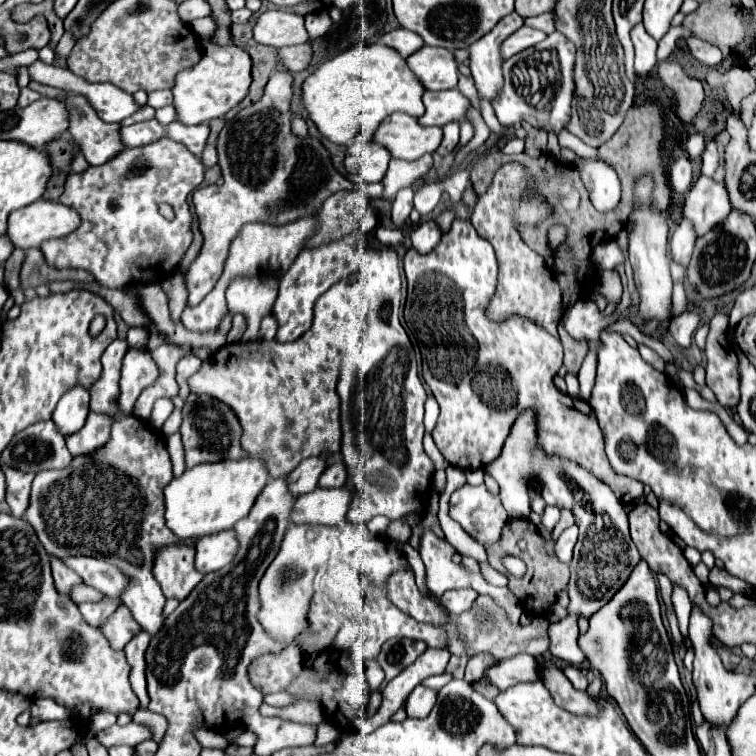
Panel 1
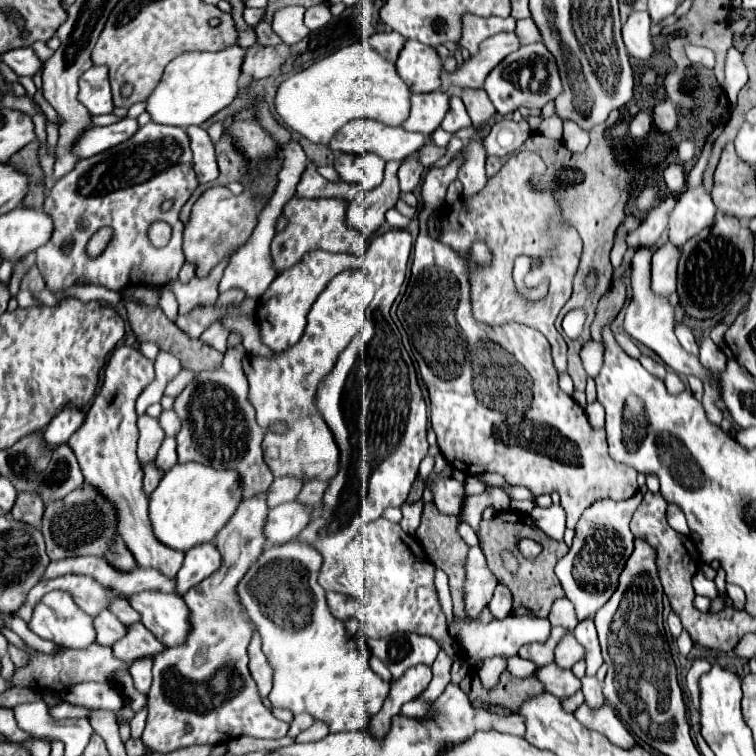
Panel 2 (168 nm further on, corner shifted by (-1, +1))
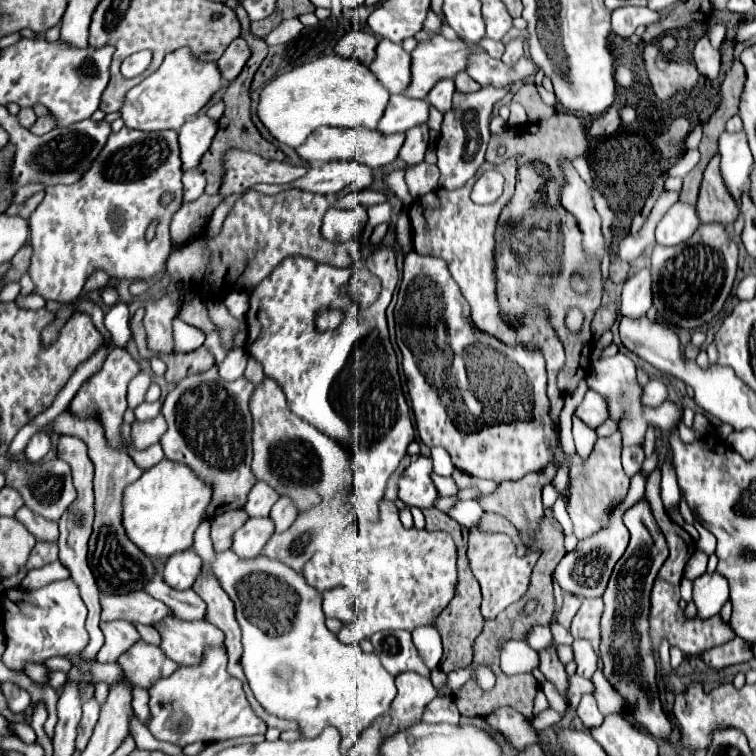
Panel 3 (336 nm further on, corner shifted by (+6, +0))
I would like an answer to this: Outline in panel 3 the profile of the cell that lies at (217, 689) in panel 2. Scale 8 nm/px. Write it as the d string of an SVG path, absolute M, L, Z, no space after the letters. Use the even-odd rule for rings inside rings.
M210 646L196 666L180 666L176 674L160 678L150 690L150 718L146 728L156 740L180 748L194 742L218 742L250 734L266 734L268 726L250 708L242 682L226 670L228 654L224 646Z

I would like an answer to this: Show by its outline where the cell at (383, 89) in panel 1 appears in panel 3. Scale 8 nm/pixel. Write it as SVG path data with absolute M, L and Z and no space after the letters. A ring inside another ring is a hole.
M330 54L274 78L260 94L258 118L278 142L298 148L320 126L376 128L388 100L390 92L368 66L352 58Z

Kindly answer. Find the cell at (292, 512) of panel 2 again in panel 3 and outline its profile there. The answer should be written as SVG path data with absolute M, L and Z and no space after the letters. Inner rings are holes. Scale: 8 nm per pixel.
M248 518L246 524L234 534L232 550L242 558L258 556L266 542L272 538L272 534L274 534L272 518Z

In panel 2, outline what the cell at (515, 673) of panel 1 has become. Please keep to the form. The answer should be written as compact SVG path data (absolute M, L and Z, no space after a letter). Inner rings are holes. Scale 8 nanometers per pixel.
M555 663L537 669L537 677L545 683L545 689L555 697L571 697L581 689L581 679L577 679L571 671L559 669Z

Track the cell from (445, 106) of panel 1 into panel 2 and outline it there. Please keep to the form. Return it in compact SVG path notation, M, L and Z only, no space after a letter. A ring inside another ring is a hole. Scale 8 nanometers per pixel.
M441 91L411 95L411 111L403 121L403 129L419 131L423 135L431 135L443 121L449 109L449 95Z

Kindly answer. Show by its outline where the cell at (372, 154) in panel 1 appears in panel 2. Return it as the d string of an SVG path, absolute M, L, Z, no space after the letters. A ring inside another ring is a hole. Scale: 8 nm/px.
M341 153L339 159L335 159L333 167L343 183L357 183L365 191L369 191L383 181L385 161L373 153L369 155Z

